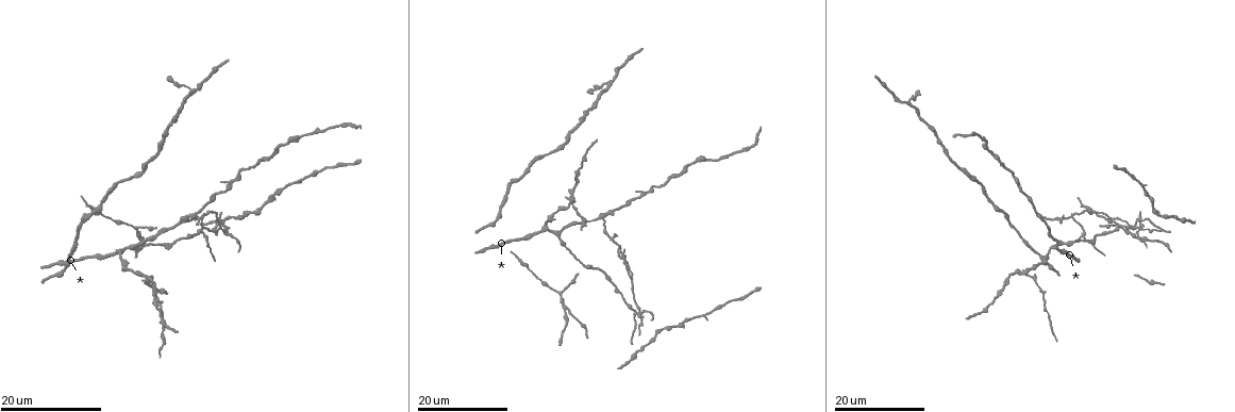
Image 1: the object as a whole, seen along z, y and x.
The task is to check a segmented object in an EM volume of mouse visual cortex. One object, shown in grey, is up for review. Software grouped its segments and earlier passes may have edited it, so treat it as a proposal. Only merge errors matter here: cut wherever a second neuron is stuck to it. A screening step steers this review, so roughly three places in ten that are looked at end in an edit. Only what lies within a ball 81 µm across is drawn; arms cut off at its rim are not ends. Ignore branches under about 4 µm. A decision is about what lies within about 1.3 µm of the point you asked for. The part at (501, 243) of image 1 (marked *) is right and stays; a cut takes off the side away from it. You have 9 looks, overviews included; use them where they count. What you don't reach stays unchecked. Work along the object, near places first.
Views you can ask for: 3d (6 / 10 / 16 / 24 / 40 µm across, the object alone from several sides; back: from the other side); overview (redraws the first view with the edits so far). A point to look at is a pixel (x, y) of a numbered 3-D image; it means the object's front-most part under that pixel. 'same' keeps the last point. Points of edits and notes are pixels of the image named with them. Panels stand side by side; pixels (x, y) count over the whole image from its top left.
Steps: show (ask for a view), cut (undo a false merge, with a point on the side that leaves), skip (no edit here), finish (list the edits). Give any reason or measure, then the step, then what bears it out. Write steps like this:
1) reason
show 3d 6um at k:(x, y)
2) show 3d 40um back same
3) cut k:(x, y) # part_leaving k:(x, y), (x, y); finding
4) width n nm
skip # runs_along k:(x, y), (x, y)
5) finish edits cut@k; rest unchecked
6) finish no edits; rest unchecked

three arms meet
show 3d 16um at 1:(134, 228)

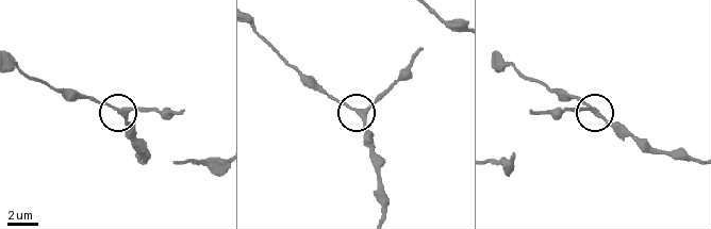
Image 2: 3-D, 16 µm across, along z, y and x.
show 3d 10um at 2:(121, 112)

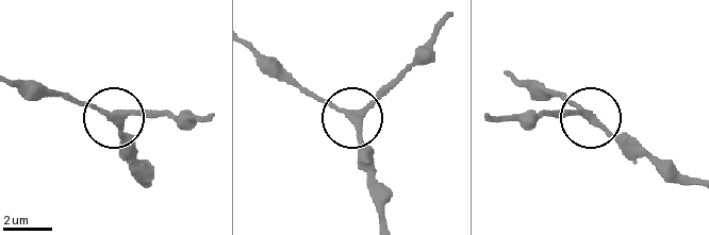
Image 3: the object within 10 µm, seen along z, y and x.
side_arm 16 um; arms 3
skip # one neuron here

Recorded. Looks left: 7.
thin arm on a thick one
show 3d 24um at 1:(567, 321)

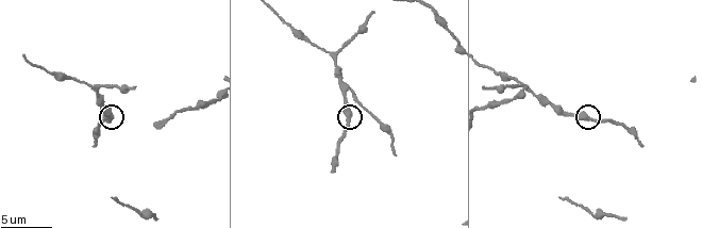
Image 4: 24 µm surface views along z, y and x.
show 3d 10um at 4:(587, 118)

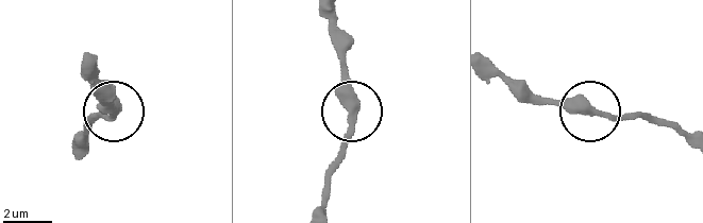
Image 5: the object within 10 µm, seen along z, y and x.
skip # all the same neuron

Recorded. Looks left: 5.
show 3d 16um at 1:(128, 268)

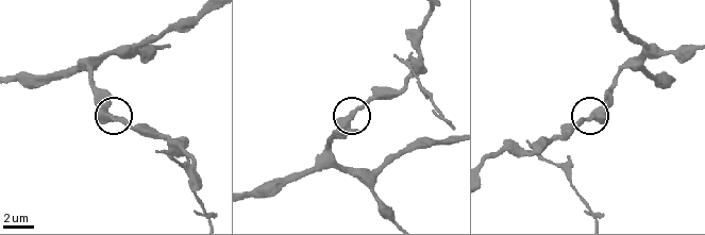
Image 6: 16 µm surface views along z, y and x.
zoom in
show 3d 6um at 6:(347, 117)

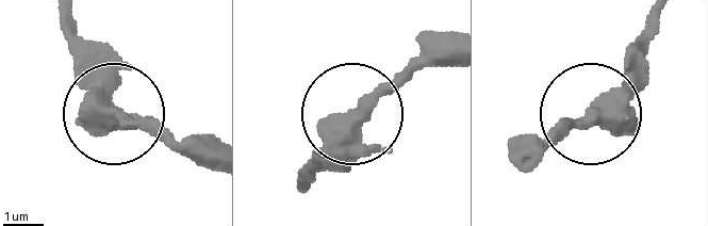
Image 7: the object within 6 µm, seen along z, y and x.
width 330 nm
skip # runs_along 7:(72, 14), (77, 65), (103, 106), (144, 119), (181, 154); continuous, no second neuron

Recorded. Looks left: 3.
looks like a crossing
show 3d 16um at 1:(1026, 274)

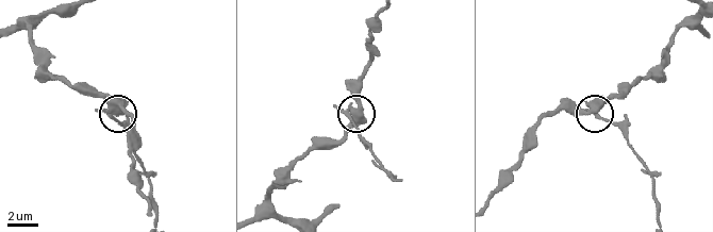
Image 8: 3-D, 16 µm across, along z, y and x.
show 3d 10um at 8:(358, 110)

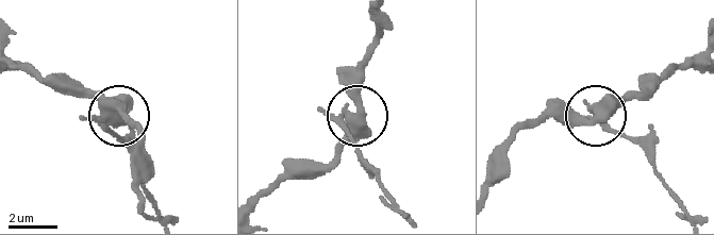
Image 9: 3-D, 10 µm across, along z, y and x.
width 390 nm
cut 9:(110, 134) # part_leaving 9:(591, 111), (644, 153), (684, 215); a second neuron is stuck on

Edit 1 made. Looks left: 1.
thick turns thin
show 3d 16um at 4:(523, 87)

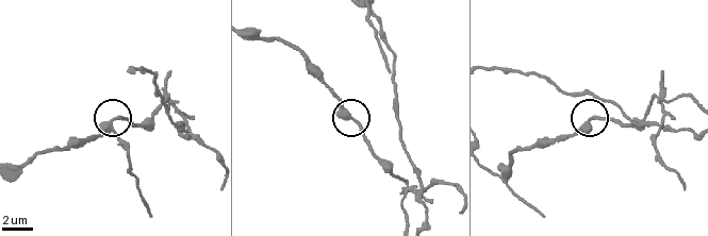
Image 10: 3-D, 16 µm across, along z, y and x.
skip # runs_along 10:(12, 168), (42, 153), (87, 142), (111, 120), (132, 118); all the same neuron

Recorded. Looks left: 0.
finish edits cut@9; rest unchecked

